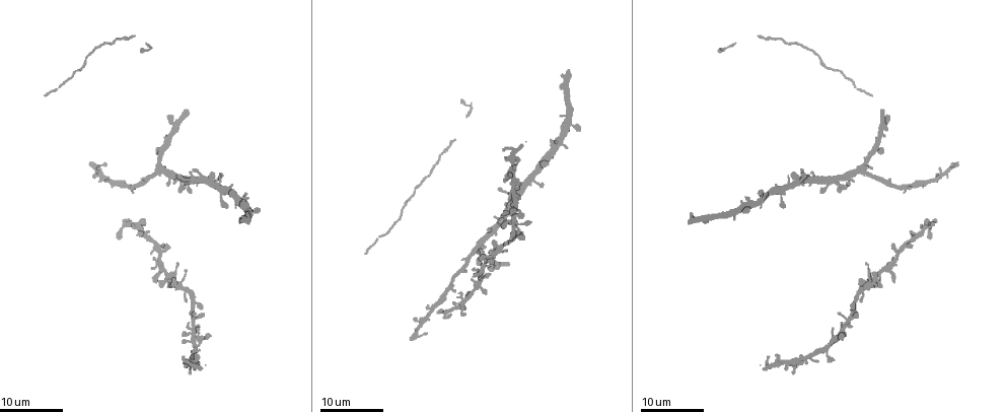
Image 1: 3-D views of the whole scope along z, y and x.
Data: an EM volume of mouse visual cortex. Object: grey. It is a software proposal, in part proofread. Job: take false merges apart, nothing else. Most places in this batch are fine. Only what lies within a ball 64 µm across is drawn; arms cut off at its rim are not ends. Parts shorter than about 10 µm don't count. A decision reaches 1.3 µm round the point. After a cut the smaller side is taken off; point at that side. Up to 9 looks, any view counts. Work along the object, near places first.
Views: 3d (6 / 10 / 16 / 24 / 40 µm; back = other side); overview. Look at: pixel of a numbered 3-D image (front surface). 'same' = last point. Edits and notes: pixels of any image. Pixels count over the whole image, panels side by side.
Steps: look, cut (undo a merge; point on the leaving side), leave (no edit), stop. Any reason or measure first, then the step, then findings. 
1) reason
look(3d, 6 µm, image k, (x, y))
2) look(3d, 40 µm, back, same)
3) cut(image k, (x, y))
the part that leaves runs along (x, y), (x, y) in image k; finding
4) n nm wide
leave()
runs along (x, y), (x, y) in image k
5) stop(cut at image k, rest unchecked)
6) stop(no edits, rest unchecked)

thick turns thin
look(3d, 16 µm, image 1, (823, 67))

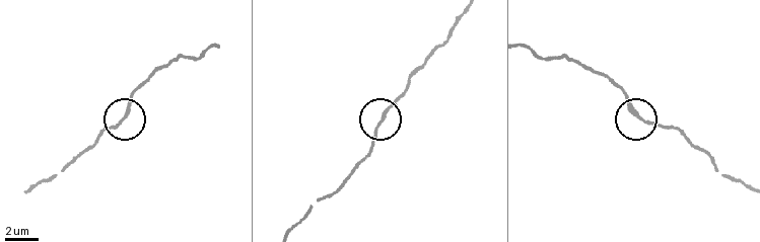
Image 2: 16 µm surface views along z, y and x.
zoom in
look(3d, 6 µm, image 2, (636, 116))

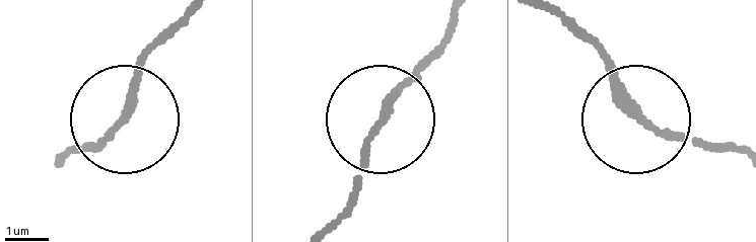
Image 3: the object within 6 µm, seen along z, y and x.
190 nm wide
leave()
one neuron here

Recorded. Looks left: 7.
look(3d, 24 µm, image 1, (522, 185))

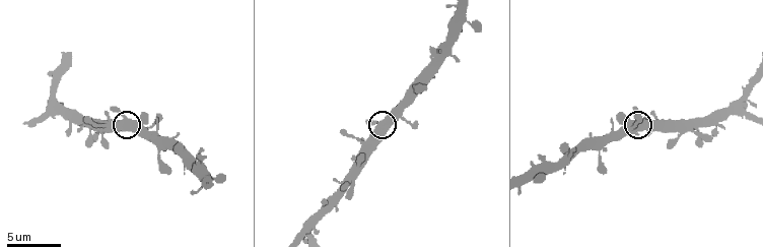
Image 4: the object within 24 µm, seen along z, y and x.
look(3d, 10 µm, image 4, (127, 122))

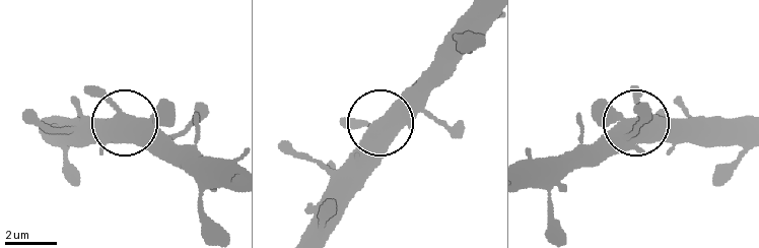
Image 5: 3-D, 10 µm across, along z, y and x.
leave()
all the same neuron

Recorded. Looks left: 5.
three-way junction
look(3d, 16 µm, image 1, (137, 185))

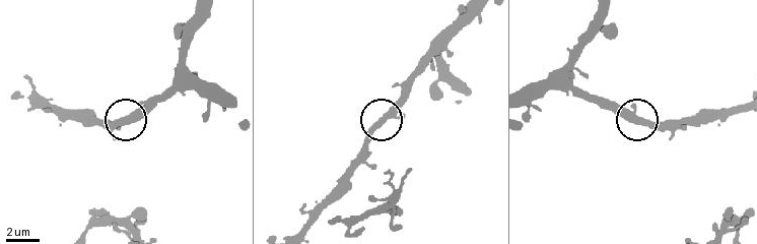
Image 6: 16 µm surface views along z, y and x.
look(3d, 6 µm, image 6, (637, 119))

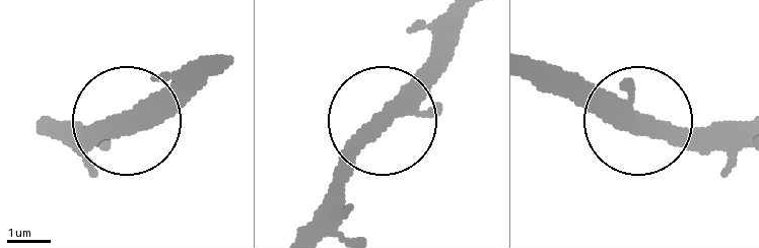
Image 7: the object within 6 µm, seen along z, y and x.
350 nm wide
leave()
all the same neuron

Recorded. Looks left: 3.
three-way junction
look(3d, 10 µm, image 4, (734, 102))

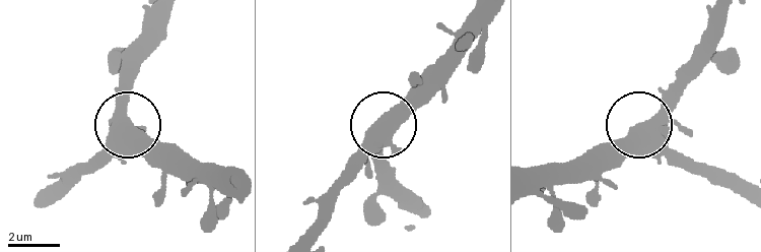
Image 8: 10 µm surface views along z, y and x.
look(3d, 10 µm, back, image 8, (127, 126))

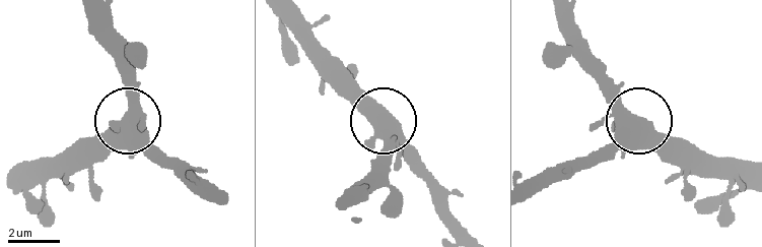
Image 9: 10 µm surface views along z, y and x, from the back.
440 nm wide
leave()
runs along (533, 195), (552, 178), (592, 163), (637, 123), (687, 167) in image 9; one neuron here

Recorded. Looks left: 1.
stop(no edits, rest unchecked)

